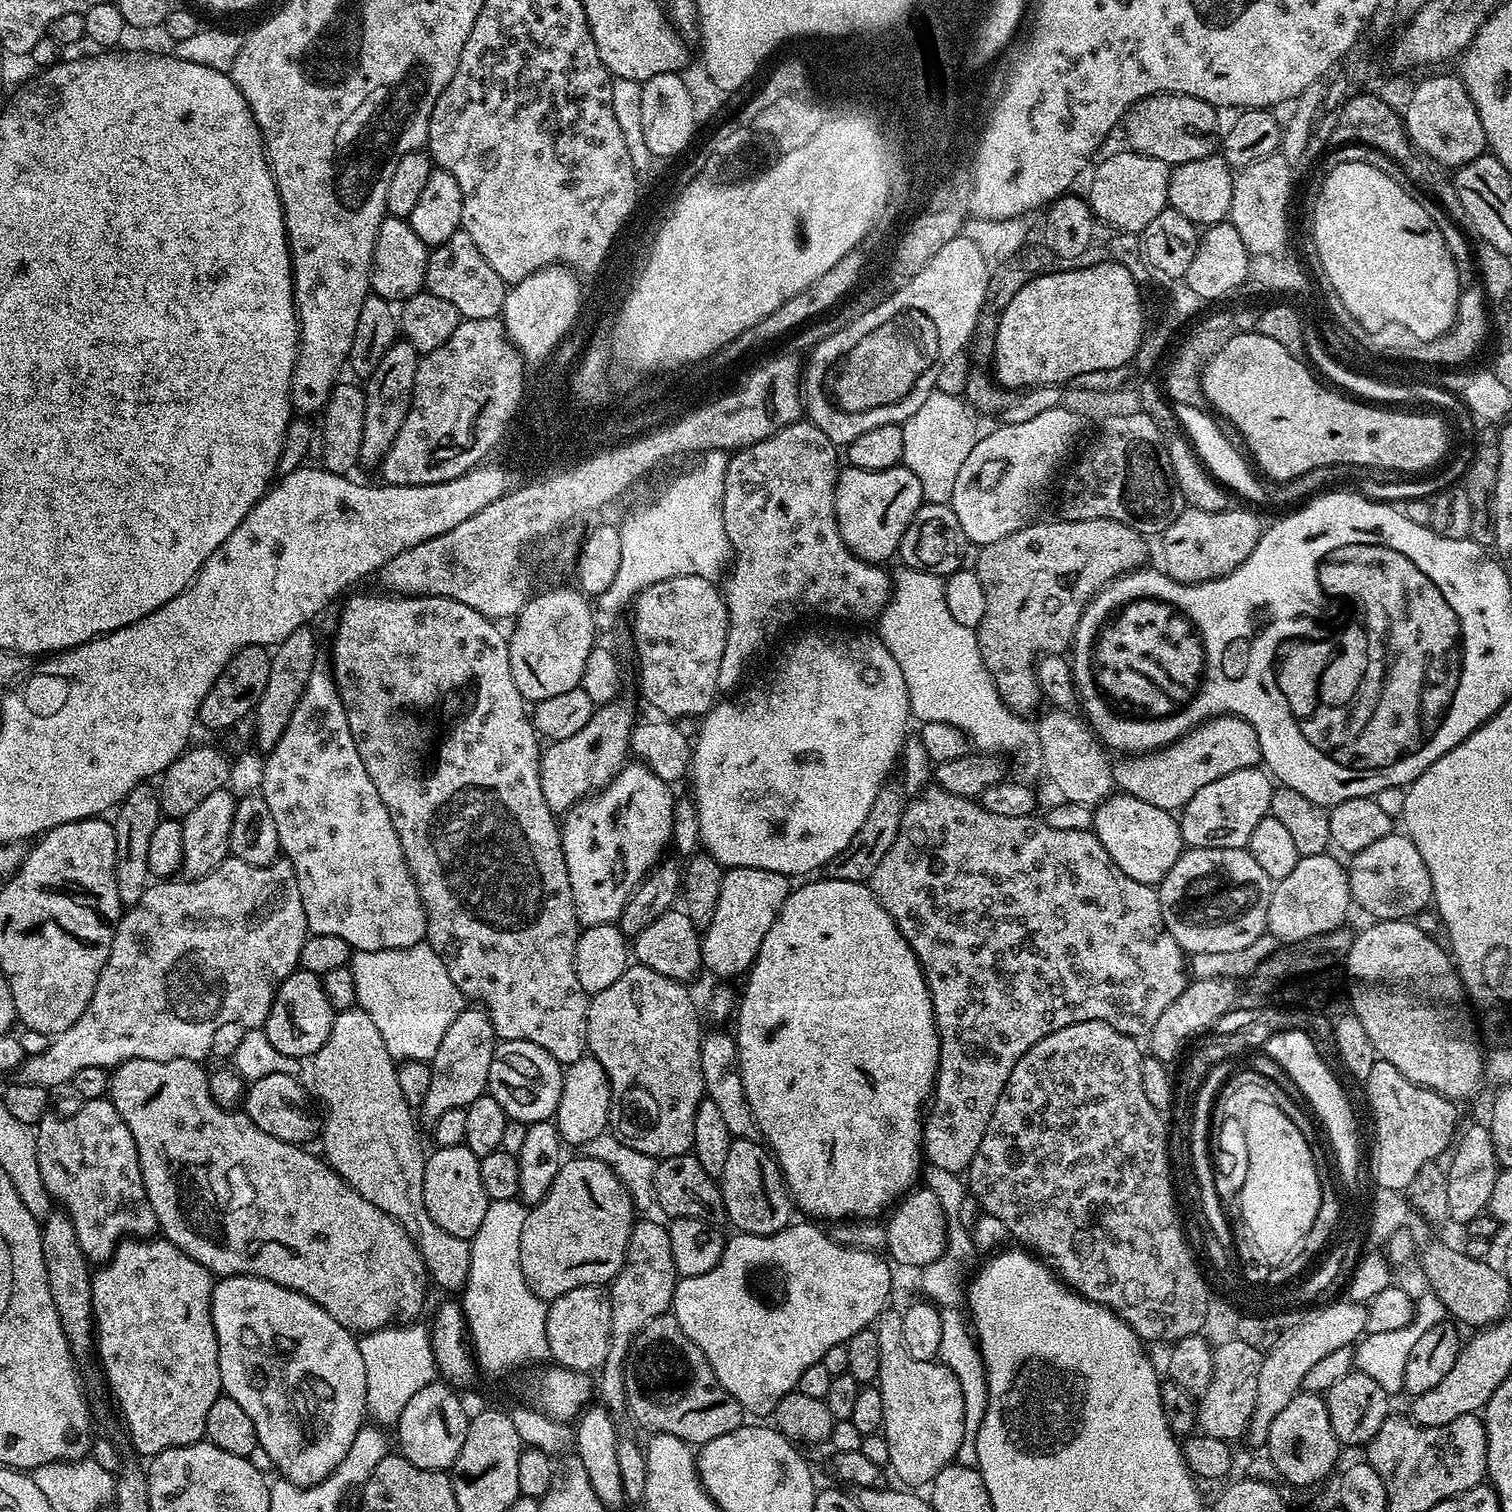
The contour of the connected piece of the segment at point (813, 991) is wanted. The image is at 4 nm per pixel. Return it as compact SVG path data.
M847 878L835 879L809 879L804 882L809 884L804 884L801 888L793 887L789 891L782 910L774 918L774 926L766 930L766 938L762 938L762 946L746 973L744 993L739 993L738 1011L734 1016L734 1035L738 1046L744 1101L754 1114L763 1143L770 1149L784 1176L791 1199L796 1199L797 1206L808 1215L805 1217L817 1221L828 1219L844 1222L849 1218L876 1218L879 1217L876 1216L879 1212L887 1213L917 1183L920 1160L922 1164L922 1113L929 1103L936 1082L940 1038L936 1033L936 1019L924 971L920 969L914 950L910 950L894 918L890 918L867 883Z

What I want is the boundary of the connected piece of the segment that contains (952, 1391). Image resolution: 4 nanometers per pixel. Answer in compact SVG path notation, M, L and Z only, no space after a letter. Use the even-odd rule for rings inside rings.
M885 1310L876 1317L874 1331L878 1338L878 1354L880 1355L880 1375L878 1387L882 1394L882 1435L890 1450L888 1464L896 1471L901 1485L931 1485L933 1478L946 1465L956 1460L956 1451L962 1446L964 1438L964 1403L962 1388L958 1386L958 1375L949 1365L936 1360L919 1360L910 1358L906 1346L902 1342L902 1315L899 1311Z

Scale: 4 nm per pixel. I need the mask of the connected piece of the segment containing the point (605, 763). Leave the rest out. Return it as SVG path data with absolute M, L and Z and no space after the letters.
M613 698L607 704L599 705L593 711L590 722L586 722L580 730L569 736L553 739L552 745L549 748L547 745L541 751L540 781L542 782L542 792L546 794L546 800L553 812L557 814L567 812L577 800L584 799L593 790L598 790L608 784L629 759L632 730L638 723L638 717L636 717L635 710L632 709L631 702L620 699Z

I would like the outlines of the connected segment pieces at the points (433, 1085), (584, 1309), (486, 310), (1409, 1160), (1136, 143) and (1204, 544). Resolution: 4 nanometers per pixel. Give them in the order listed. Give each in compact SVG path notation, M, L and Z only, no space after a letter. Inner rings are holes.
M465 1006L463 1010L458 1014L458 1018L454 1018L454 1022L449 1024L446 1034L442 1034L442 1042L438 1046L438 1050L434 1054L434 1058L431 1060L432 1073L430 1074L430 1090L426 1090L426 1098L423 1104L419 1105L418 1116L421 1121L426 1122L425 1125L431 1126L436 1123L438 1118L442 1118L442 1114L446 1114L446 1110L454 1110L455 1108L467 1108L470 1102L474 1102L479 1096L485 1095L488 1092L488 1079L490 1078L490 1062L494 1058L496 1053L496 1046L498 1043L498 1037L496 1035L495 1026L493 1026L487 1012L480 1006Z
M599 1287L575 1288L547 1305L546 1342L549 1357L562 1368L592 1374L606 1358L610 1332L608 1297Z
M461 230L429 251L424 288L438 294L438 298L446 298L446 302L451 302L463 319L481 320L499 317L503 313L509 285L502 278L498 278L494 270L490 270L490 262L482 258L470 234Z
M1377 1058L1370 1074L1362 1081L1368 1095L1370 1119L1379 1125L1380 1144L1370 1156L1370 1175L1375 1187L1382 1184L1404 1190L1424 1163L1435 1161L1449 1147L1448 1140L1456 1126L1457 1105L1434 1090L1410 1082L1406 1074L1394 1070L1390 1062ZM1448 1144L1448 1145L1447 1145Z
M1154 91L1133 104L1126 113L1128 140L1133 149L1159 156L1170 166L1211 156L1221 147L1222 124L1217 105L1185 92Z
M1188 506L1175 513L1167 524L1168 529L1164 532L1163 567L1168 575L1183 584L1216 580L1235 570L1239 564L1246 562L1246 558L1250 558L1262 531L1262 523L1254 513L1236 506L1230 506L1221 512Z

